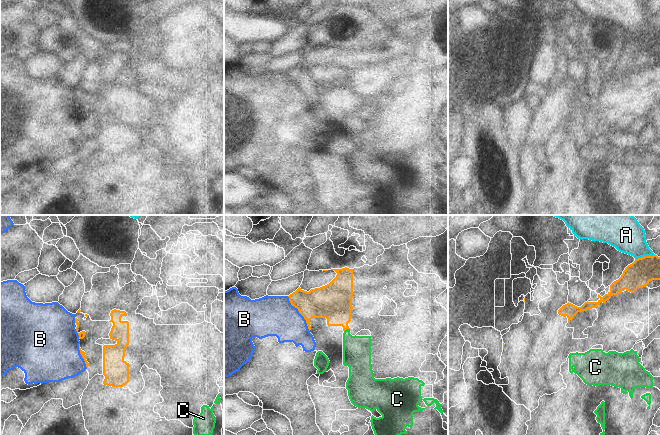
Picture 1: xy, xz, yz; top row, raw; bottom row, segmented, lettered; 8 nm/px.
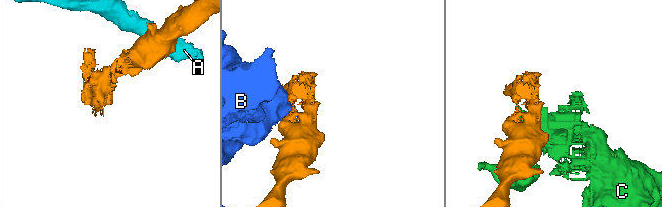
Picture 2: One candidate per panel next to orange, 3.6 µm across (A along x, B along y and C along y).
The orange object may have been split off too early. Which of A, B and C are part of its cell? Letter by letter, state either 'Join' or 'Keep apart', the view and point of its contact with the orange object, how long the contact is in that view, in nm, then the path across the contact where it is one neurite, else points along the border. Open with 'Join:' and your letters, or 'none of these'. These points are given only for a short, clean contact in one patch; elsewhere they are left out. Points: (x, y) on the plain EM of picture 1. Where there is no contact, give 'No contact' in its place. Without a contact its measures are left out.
Join: none of these
A: Keep apart. Touches orange at yz (644, 32). Shared border 170 nm. Boundary: yz (654, 30), (635, 35)
B: Keep apart. Touches orange at xz (299, 88). Shared border 340 nm
C: Keep apart. Touches orange at xz (346, 105). Shared border 50 nm. Boundary: xz (349, 104), (344, 107)

